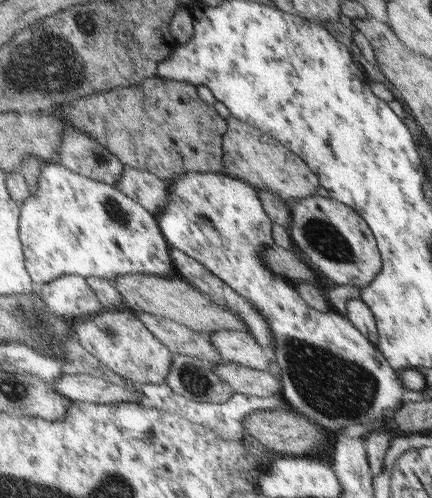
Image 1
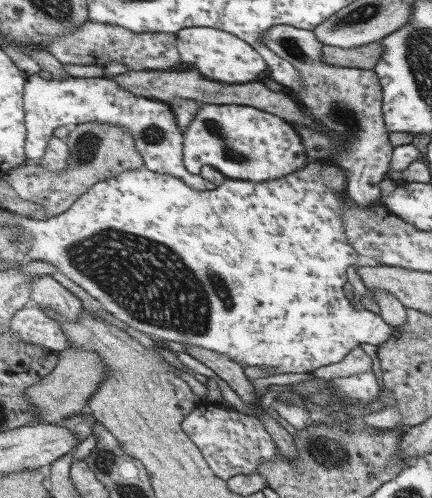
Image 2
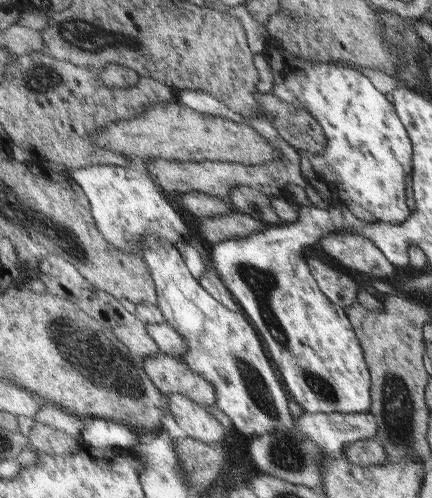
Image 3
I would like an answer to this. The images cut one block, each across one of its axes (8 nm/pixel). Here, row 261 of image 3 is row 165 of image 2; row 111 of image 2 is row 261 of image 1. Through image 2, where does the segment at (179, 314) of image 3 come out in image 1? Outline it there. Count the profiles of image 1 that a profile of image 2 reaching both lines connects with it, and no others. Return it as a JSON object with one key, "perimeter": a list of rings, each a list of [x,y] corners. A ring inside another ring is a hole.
{"perimeter":[[[57,162],[41,164],[35,192],[19,206],[19,240],[25,268],[35,286],[61,276],[83,276],[117,282],[119,276],[171,276],[173,256],[155,214],[127,198],[111,184],[75,174]]]}

